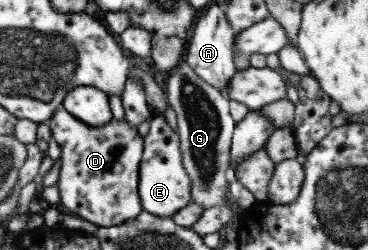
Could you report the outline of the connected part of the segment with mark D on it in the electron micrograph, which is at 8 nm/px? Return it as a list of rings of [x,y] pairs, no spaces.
[[[61,106],[56,108],[47,124],[60,150],[56,187],[61,206],[97,227],[115,226],[134,219],[141,211],[137,183],[143,148],[142,138],[136,127],[129,126],[124,119],[116,121],[113,118],[99,127],[92,127],[75,119]]]

